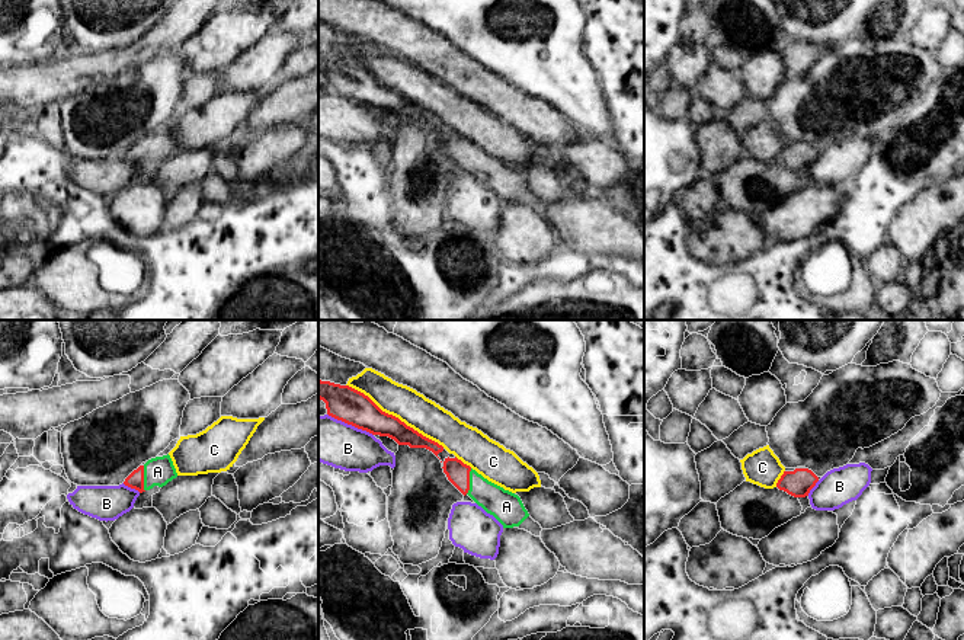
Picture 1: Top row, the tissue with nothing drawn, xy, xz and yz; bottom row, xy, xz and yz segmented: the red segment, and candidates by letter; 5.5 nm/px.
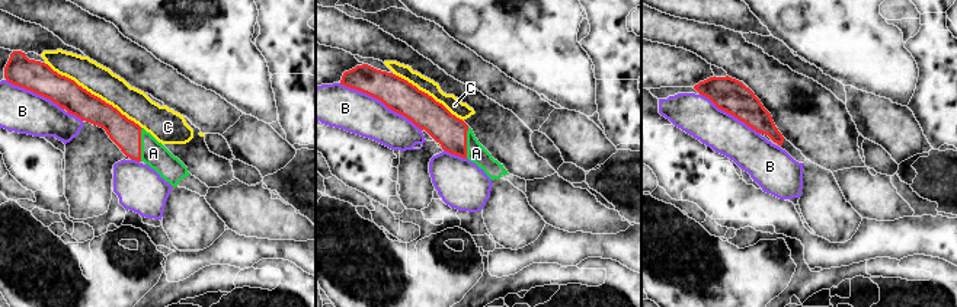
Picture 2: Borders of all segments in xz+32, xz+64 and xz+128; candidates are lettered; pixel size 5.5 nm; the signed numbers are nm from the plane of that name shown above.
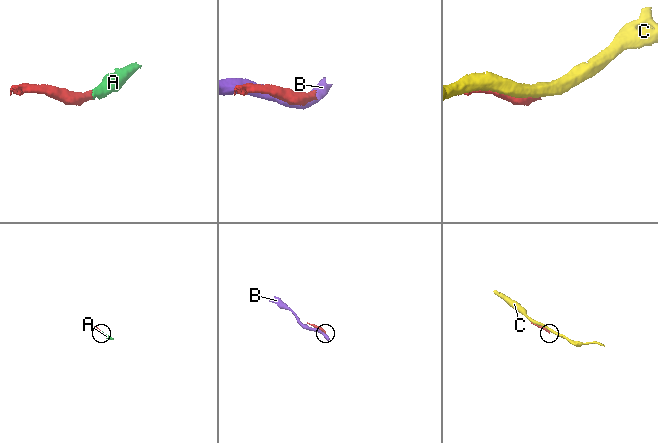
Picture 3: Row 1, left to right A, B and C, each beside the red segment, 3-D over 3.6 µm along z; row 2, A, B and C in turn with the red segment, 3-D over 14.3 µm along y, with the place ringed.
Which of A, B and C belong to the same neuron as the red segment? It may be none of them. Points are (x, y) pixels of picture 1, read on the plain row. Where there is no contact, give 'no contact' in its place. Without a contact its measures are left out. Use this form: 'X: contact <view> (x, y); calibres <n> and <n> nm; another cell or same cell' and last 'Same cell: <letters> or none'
A: contact xz (468, 156); calibres 130 and 170 nm; same cell
B: contact xz (351, 98); calibres 190 and 260 nm; another cell
C: contact xz (394, 90); calibres 190 and 190 nm; another cell
Same cell: A

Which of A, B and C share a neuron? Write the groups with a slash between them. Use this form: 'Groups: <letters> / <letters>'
Groups: A / B / C

